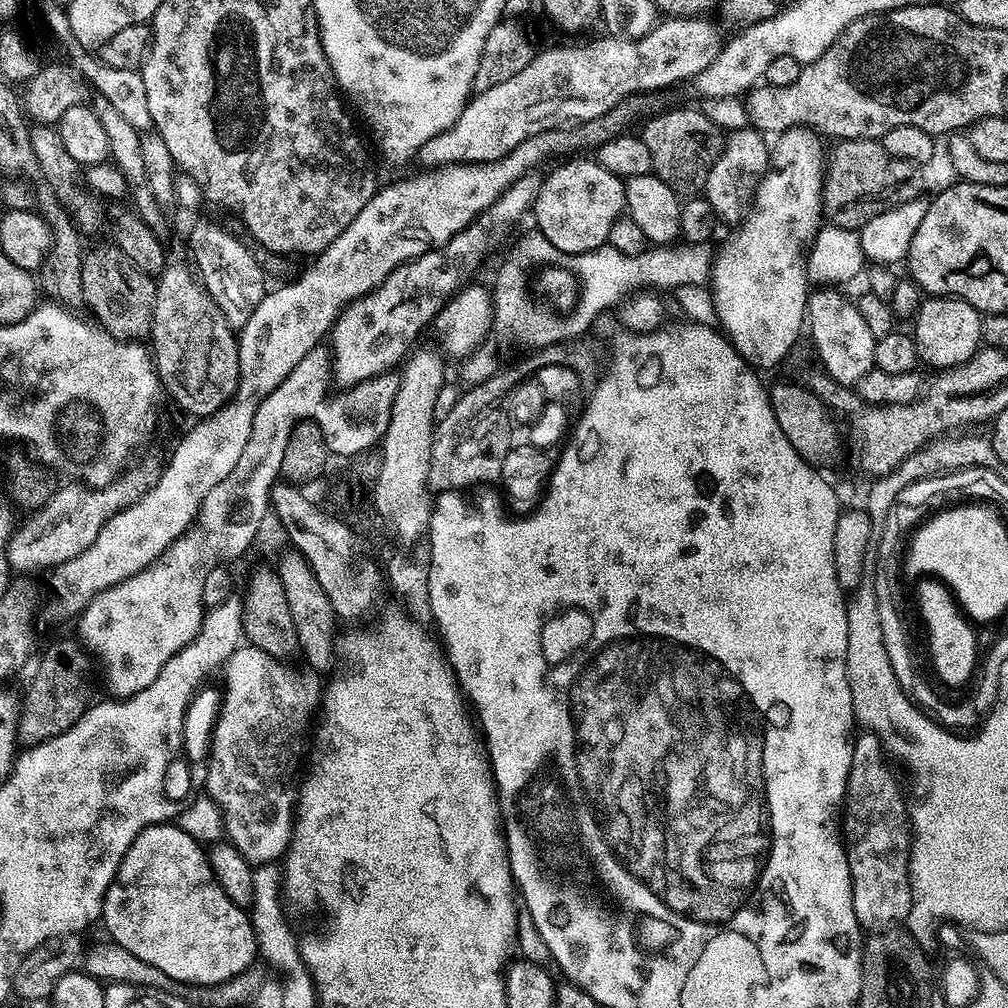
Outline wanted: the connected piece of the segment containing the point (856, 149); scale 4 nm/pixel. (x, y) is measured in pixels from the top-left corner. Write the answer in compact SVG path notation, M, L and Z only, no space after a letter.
M840 140L837 145L827 157L824 173L824 216L827 223L859 230L866 222L870 222L870 218L878 218L878 214L902 202L921 199L925 171L919 165L886 154L879 140Z

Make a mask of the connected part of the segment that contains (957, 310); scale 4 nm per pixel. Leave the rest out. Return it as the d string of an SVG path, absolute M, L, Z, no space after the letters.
M928 298L920 305L920 313L914 321L914 335L918 354L921 361L935 370L947 370L957 368L958 365L968 361L978 351L982 344L982 316L974 306L967 304L965 300L953 300L951 298Z

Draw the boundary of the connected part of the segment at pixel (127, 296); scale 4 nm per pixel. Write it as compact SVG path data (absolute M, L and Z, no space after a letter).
M88 248L82 258L82 294L87 311L92 311L95 323L116 340L144 342L151 337L152 319L154 318L154 298L156 297L156 280L146 275L120 248Z

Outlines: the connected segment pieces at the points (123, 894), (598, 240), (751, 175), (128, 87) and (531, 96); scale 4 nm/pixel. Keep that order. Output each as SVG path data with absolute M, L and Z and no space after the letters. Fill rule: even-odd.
M172 822L151 824L149 828L143 828L140 831L138 838L134 838L130 850L126 850L126 854L118 866L115 880L108 887L108 893L104 895L102 924L108 927L108 932L112 935L109 937L111 937L114 943L126 950L130 950L130 954L135 954L136 957L142 958L142 962L150 962L150 966L158 966L158 970L162 970L162 974L166 974L177 985L192 984L191 986L207 986L210 984L221 984L236 976L239 972L247 971L253 967L254 961L258 956L256 950L256 932L252 929L252 921L249 913L241 905L230 902L230 898L226 898L222 886L218 886L218 882L210 870L208 854L202 847L201 841L195 840L194 837L183 832L179 826Z
M572 159L557 163L560 165L544 181L539 181L530 212L536 215L535 227L546 234L558 250L566 254L582 254L605 247L610 226L625 215L624 180L604 169L595 159Z
M751 126L729 131L724 141L724 149L718 154L706 178L702 195L710 202L710 206L714 206L717 217L721 221L729 220L732 226L739 225L748 214L756 194L756 187L760 185L760 177L768 171L769 167L770 144L765 133L757 132Z
M54 4L48 7L44 12L44 18L57 42L66 44L66 54L73 64L71 64L73 71L86 82L88 80L98 90L96 91L97 95L108 100L124 116L126 121L139 132L149 129L152 119L147 105L146 84L143 75L138 70L121 70L106 66L95 53L82 46L81 42L74 36L74 32L70 27L67 9L62 4Z
M656 25L660 32L652 28L648 33L660 36L660 40L656 40L660 60L648 60L648 64L632 60L632 56L640 52L637 40L624 44L626 37L609 34L604 36L605 40L592 40L577 48L537 51L532 61L523 70L518 70L514 78L506 78L506 82L498 82L498 86L477 91L454 126L420 148L419 163L424 163L424 166L485 164L510 154L514 146L526 142L526 138L567 125L567 120L596 122L607 112L621 107L627 96L636 96L639 92L659 93L656 84L664 80L660 72L668 72L668 68L672 68L672 60L664 60L664 56L676 56L676 48L672 48L672 28ZM660 44L664 44L664 48L660 48ZM616 56L620 56L620 60L616 60ZM648 72L652 72L652 76L648 76Z

